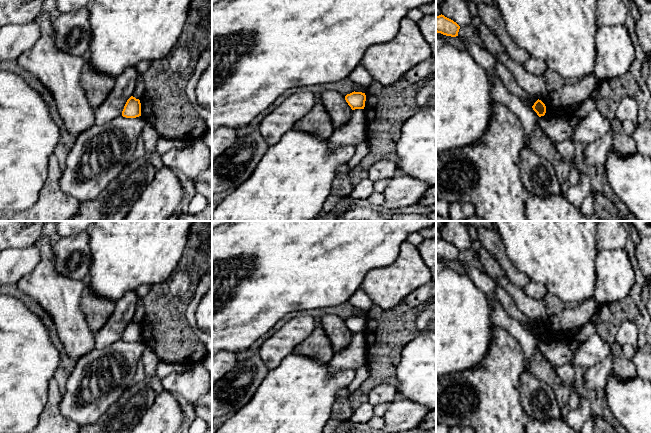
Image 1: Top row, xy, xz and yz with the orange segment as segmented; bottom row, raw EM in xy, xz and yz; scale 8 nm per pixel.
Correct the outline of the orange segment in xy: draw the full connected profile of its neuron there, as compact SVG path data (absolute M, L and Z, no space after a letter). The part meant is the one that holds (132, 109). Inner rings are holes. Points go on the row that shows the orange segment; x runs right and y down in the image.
M131 96L122 111L122 116L126 118L136 118L141 116L141 103L139 99Z

